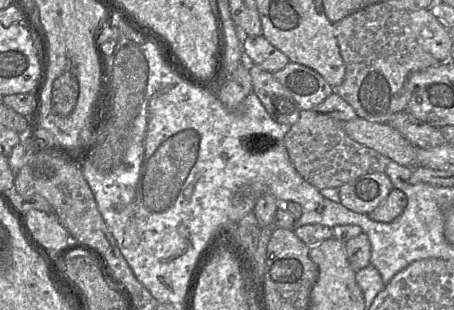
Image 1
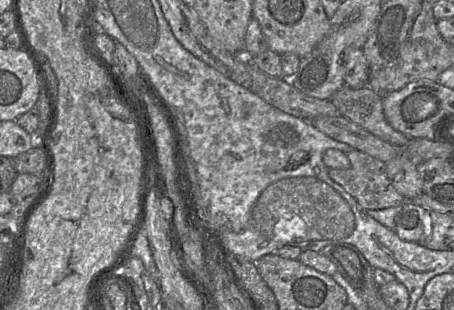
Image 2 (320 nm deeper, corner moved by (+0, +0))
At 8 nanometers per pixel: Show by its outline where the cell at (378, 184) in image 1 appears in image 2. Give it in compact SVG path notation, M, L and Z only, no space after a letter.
M410 200L399 206L394 232L403 240L423 243L432 232L430 213Z

